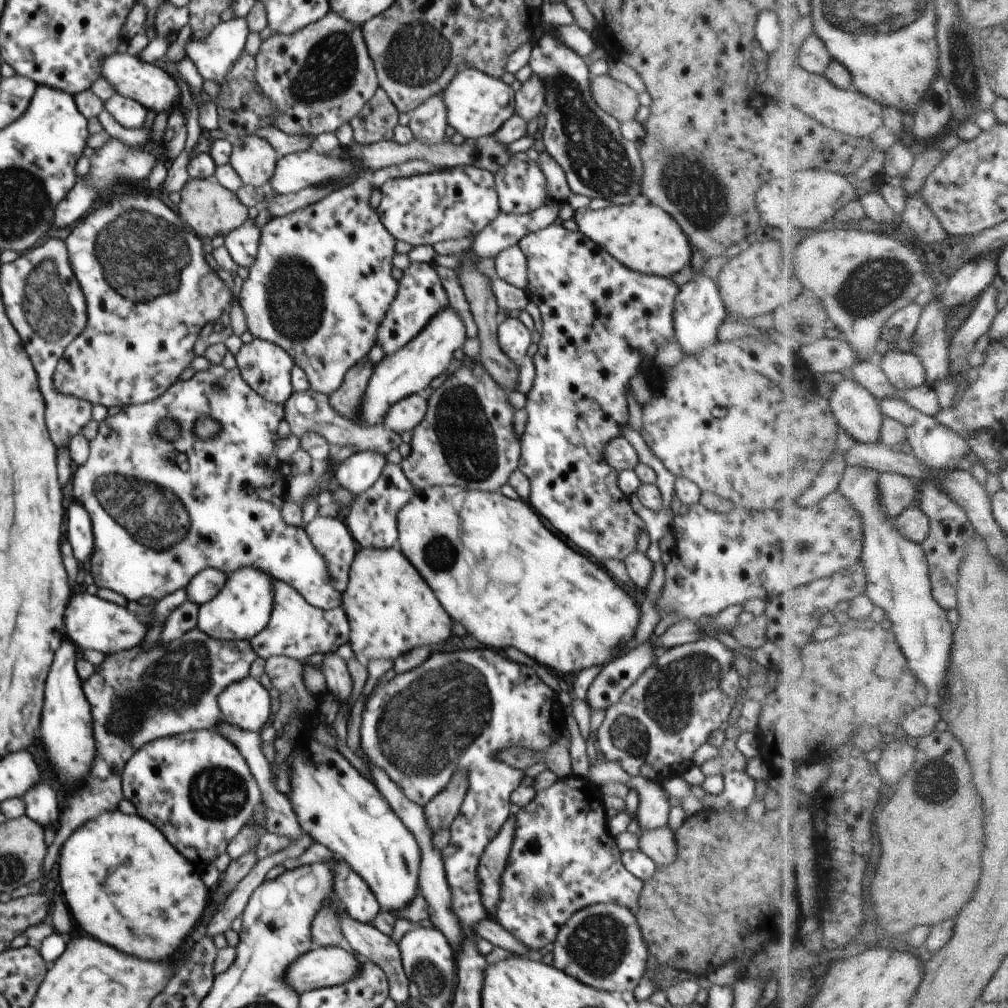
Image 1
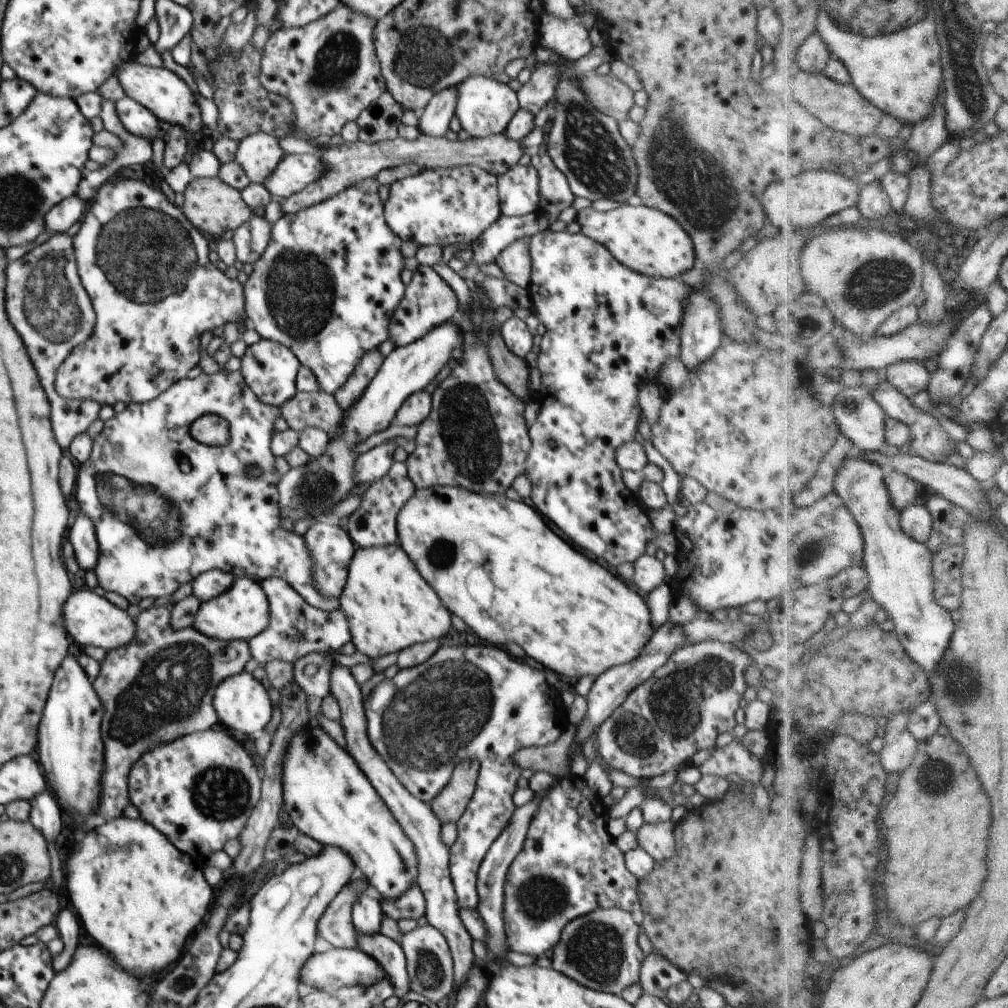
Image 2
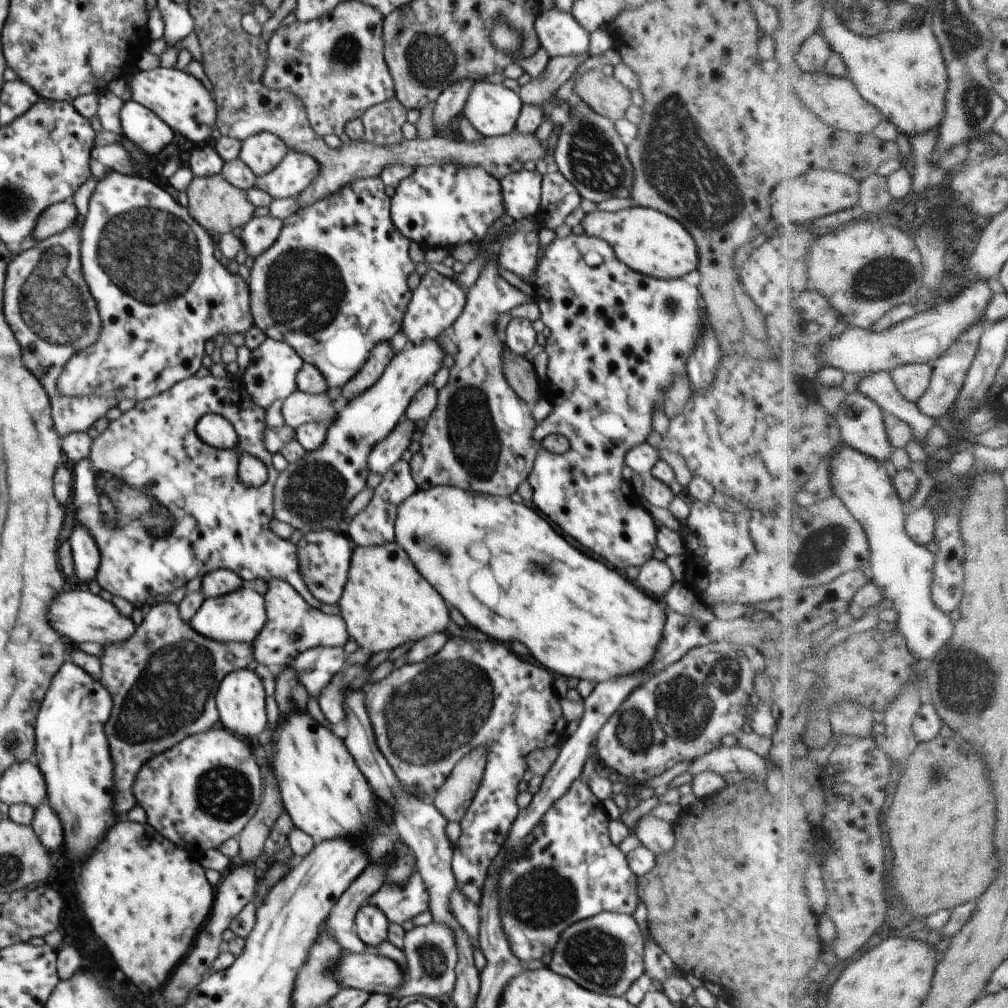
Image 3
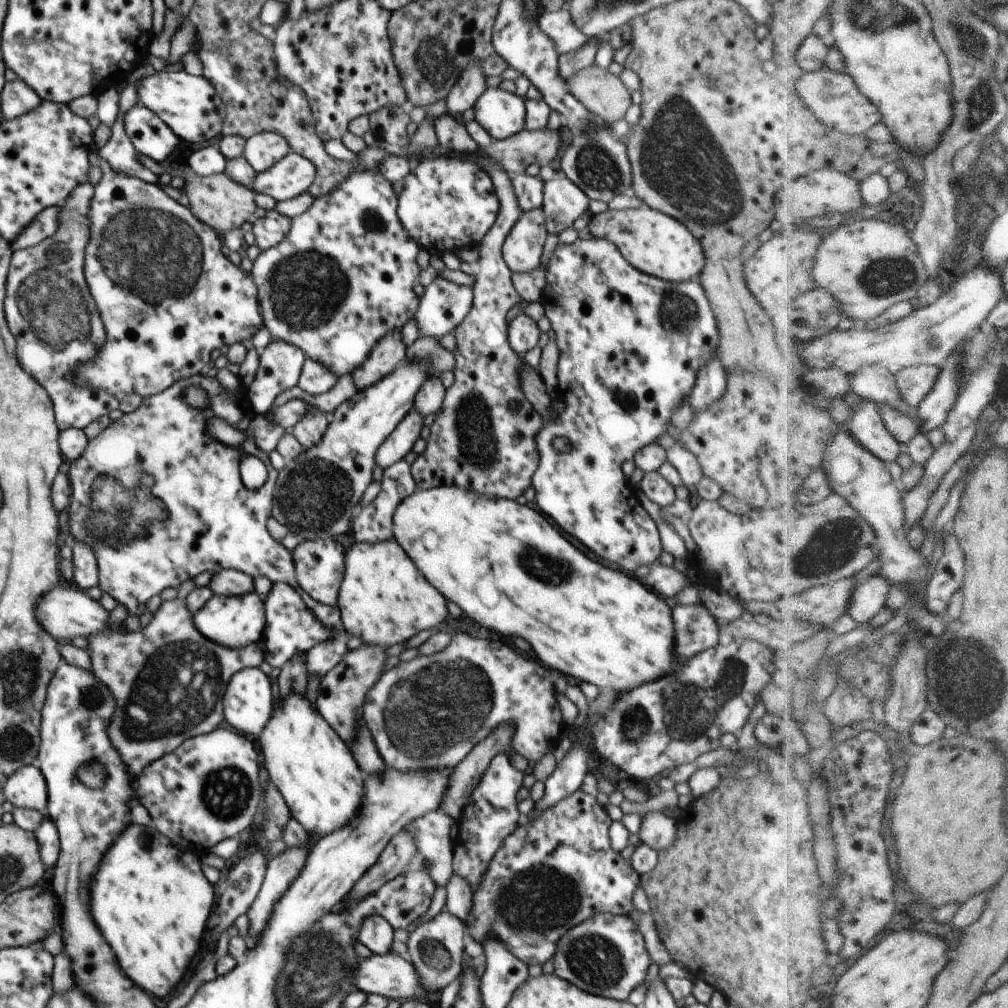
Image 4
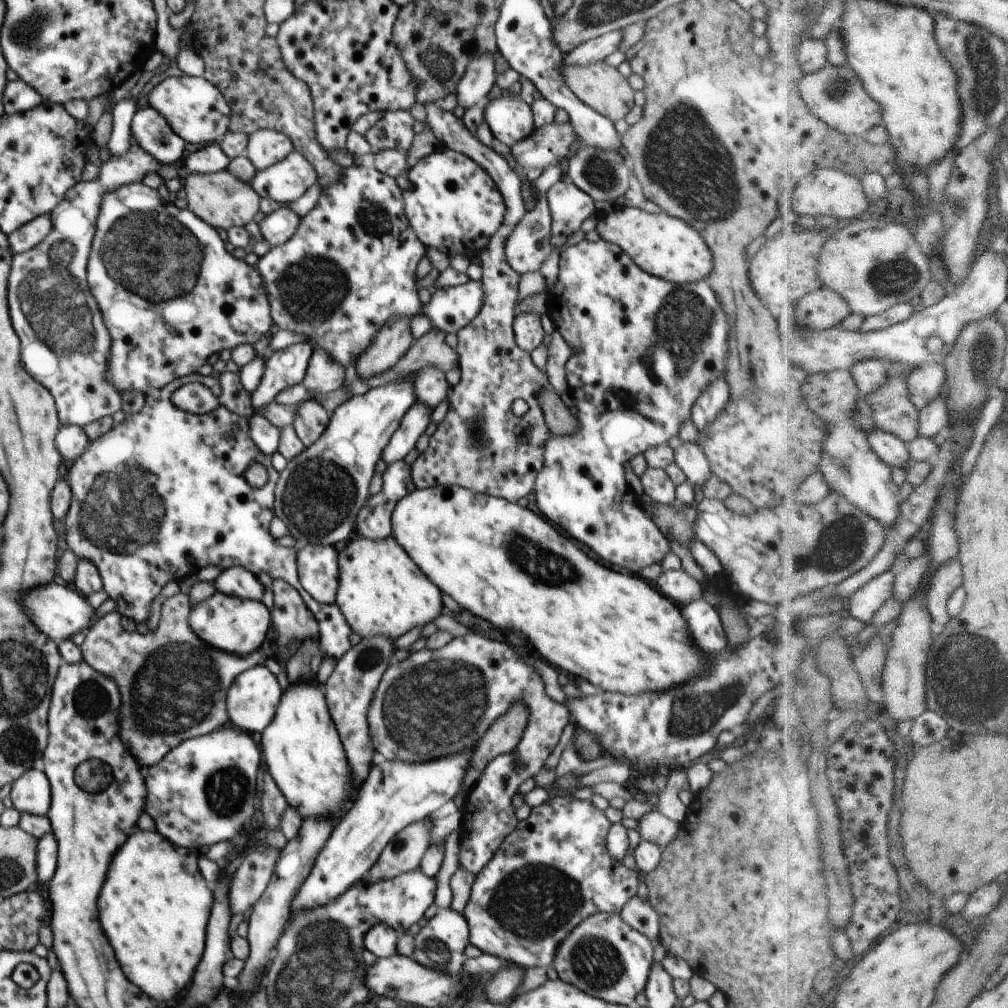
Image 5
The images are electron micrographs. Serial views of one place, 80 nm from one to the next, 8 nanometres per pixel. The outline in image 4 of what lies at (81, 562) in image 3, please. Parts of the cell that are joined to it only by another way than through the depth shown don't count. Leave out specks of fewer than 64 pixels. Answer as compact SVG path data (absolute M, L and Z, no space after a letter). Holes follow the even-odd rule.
M84 543L74 544L74 572L72 585L79 589L90 590L99 586L99 570L93 550Z

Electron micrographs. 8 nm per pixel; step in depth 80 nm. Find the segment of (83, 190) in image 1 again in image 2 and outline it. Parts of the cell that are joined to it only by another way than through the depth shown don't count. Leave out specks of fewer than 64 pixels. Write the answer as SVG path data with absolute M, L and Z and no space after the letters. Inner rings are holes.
M77 194L61 200L53 206L44 217L44 231L54 233L66 233L70 226L74 226L84 216L85 203L80 200Z

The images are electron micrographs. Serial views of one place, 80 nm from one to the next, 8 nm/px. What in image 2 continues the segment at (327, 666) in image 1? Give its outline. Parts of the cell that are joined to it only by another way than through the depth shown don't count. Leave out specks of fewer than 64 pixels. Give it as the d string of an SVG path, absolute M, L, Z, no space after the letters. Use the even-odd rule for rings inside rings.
M335 664L331 670L330 690L338 701L342 725L345 734L347 751L353 756L362 772L369 778L376 792L383 798L388 810L403 828L405 835L413 842L417 856L418 876L416 883L425 896L425 917L430 925L435 926L448 941L453 958L453 977L456 990L467 982L469 972L473 969L475 956L472 953L471 934L464 928L459 917L457 894L449 871L450 849L440 839L440 825L430 804L417 799L393 774L390 767L383 761L378 751L372 746L367 733L367 716L362 701L360 687L349 668Z

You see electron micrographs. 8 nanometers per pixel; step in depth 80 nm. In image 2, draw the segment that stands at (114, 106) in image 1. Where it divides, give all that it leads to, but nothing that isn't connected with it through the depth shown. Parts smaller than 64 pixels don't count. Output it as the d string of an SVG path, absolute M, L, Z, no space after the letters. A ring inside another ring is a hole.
M125 95L116 101L115 107L124 128L130 134L142 136L151 143L154 138L164 138L159 118L156 118L155 114L152 114L148 108L143 107L133 98Z

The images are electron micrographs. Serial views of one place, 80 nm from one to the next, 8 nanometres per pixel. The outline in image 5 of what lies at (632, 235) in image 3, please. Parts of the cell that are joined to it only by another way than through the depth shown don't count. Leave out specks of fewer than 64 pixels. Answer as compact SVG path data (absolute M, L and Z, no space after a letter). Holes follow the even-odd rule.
M617 207L600 220L596 230L602 239L617 244L642 270L664 280L686 285L706 280L713 271L713 252L705 238L685 220L671 214Z

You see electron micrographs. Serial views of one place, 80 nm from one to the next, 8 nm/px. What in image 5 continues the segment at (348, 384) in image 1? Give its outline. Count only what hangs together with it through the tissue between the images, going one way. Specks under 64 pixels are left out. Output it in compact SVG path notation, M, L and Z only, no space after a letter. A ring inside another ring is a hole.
M394 315L378 329L368 348L356 360L357 374L362 382L392 368L407 353L414 342L410 333L411 319Z

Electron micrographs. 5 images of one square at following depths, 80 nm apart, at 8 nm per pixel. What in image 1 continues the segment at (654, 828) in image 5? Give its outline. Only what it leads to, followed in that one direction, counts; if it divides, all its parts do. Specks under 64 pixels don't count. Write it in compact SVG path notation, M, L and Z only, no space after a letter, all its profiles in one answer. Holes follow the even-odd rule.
M668 826L655 829L644 829L638 832L639 849L649 856L658 867L669 865L677 857L675 833Z

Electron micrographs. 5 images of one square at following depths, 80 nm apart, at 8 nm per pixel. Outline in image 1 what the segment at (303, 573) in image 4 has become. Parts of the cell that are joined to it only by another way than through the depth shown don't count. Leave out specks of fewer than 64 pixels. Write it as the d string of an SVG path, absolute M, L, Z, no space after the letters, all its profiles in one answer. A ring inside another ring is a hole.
M317 515L304 527L314 548L324 557L334 590L344 592L359 547L339 518Z

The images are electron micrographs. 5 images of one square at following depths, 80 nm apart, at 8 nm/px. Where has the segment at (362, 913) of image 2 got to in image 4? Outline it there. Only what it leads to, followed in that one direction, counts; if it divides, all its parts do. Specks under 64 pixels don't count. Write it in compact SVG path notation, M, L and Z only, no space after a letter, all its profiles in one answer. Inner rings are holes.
M372 915L363 920L357 934L357 940L362 943L374 955L385 955L392 950L394 929L390 923L381 916Z

